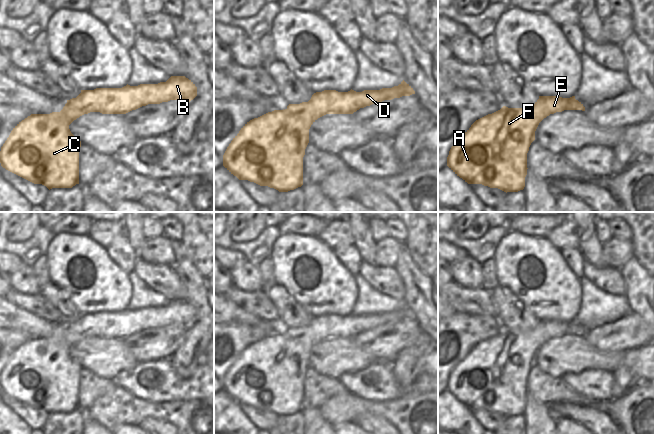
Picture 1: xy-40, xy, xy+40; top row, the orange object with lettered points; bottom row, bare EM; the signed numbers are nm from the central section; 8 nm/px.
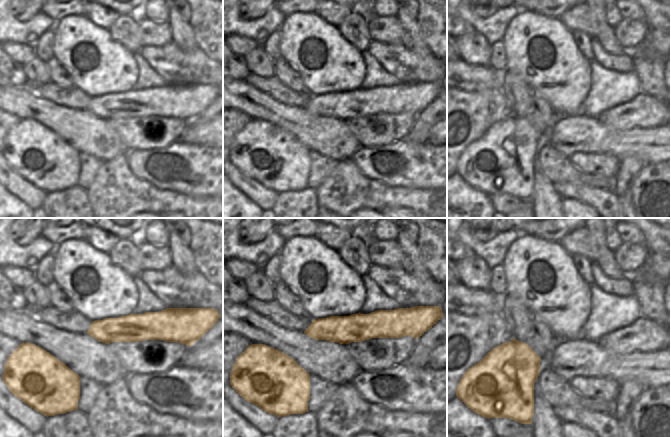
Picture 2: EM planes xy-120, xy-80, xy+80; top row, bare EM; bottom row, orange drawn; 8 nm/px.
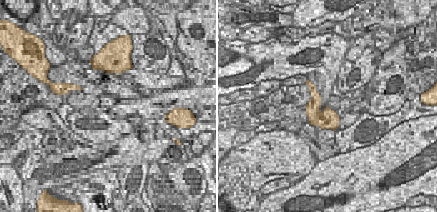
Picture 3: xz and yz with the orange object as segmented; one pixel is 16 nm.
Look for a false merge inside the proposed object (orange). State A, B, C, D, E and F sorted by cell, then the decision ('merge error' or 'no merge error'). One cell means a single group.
groups A B C D E F; no merge error

